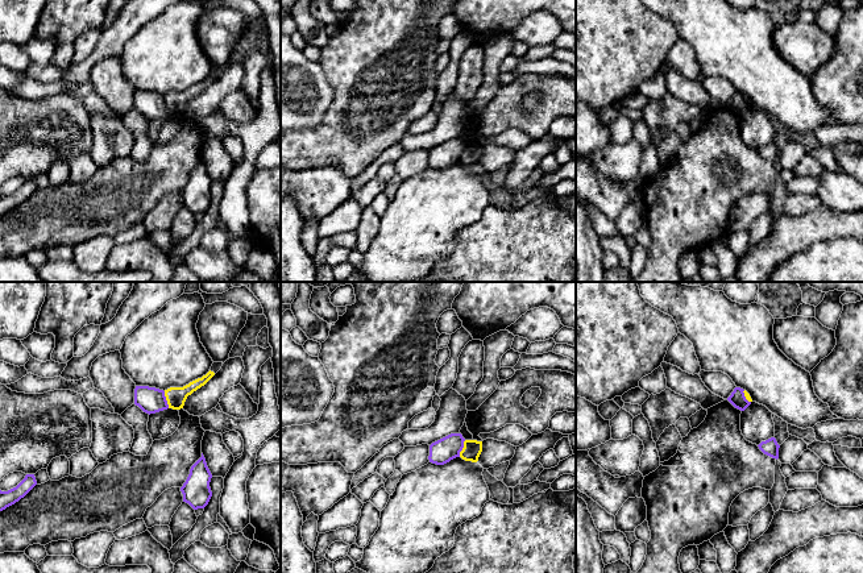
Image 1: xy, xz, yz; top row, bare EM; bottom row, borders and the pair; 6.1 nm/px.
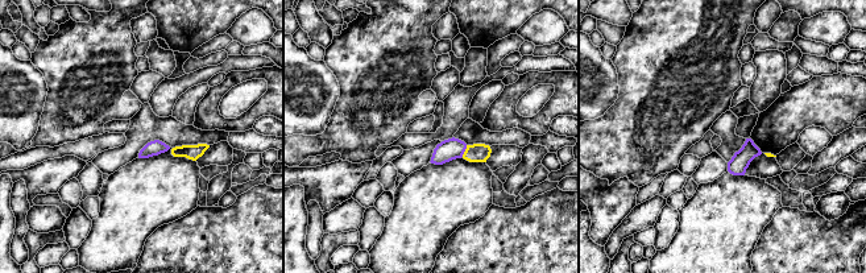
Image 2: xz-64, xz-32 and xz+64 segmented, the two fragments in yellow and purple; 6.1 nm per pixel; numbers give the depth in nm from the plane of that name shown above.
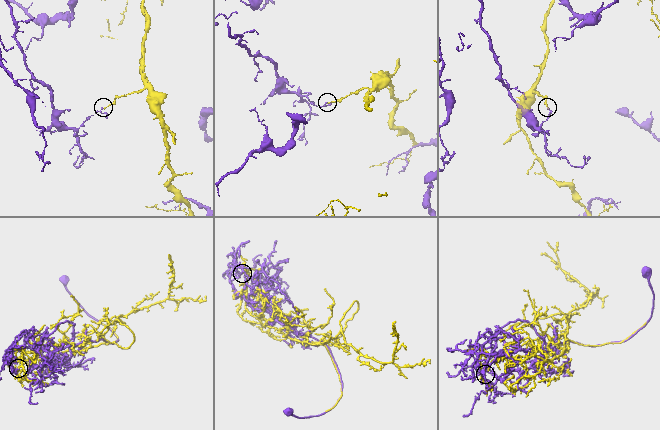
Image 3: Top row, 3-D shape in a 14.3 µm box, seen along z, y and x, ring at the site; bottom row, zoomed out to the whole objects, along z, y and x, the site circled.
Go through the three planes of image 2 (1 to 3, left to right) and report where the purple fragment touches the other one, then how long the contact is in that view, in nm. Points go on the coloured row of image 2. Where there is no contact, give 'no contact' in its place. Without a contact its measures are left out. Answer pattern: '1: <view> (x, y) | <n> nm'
1: no contact
2: xz-32 (465, 151) | 80 nm
3: no contact

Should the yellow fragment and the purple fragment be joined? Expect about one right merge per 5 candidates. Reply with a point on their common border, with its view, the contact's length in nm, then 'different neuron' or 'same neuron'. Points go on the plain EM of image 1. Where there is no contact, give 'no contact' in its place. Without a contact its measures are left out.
meets yellow in xy at (166, 104); contact 110 nm long; different neuron

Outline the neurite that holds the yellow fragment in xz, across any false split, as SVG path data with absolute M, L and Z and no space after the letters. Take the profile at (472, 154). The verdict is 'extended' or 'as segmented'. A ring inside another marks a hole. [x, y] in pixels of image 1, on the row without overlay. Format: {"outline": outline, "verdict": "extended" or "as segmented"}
{"outline": "M465 145L464 153L460 157L460 162L465 166L477 167L481 157L482 157L482 146Z", "verdict": "as segmented"}

